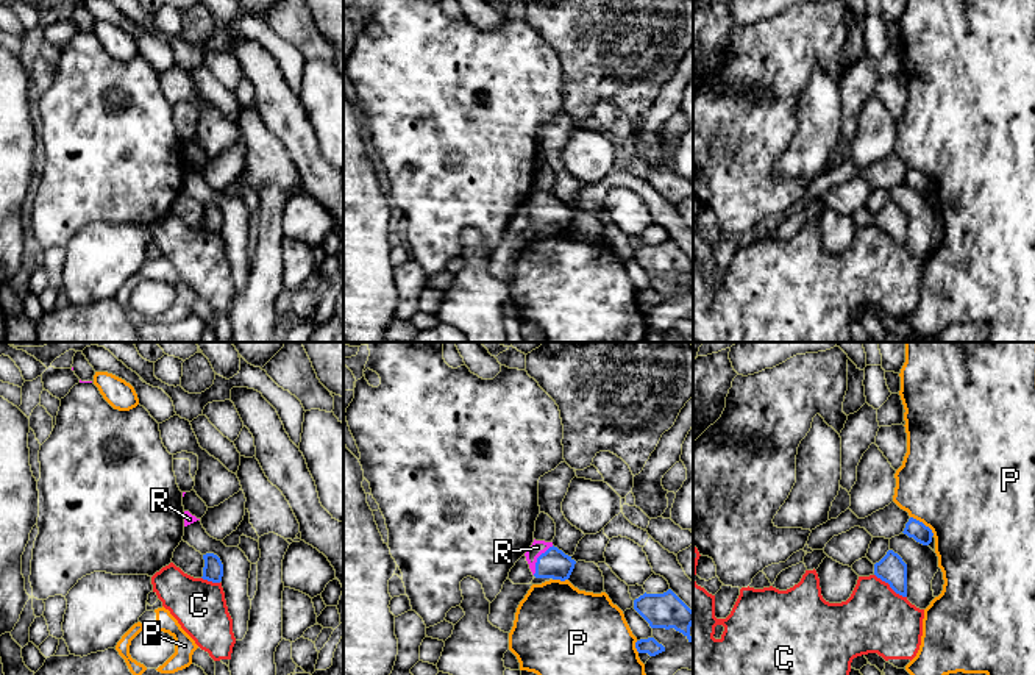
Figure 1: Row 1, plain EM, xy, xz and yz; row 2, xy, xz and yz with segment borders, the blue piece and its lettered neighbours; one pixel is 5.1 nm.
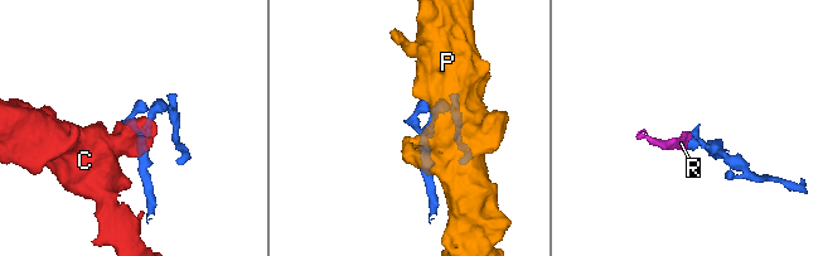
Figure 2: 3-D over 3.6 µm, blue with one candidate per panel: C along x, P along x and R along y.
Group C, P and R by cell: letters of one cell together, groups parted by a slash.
C / P / R

